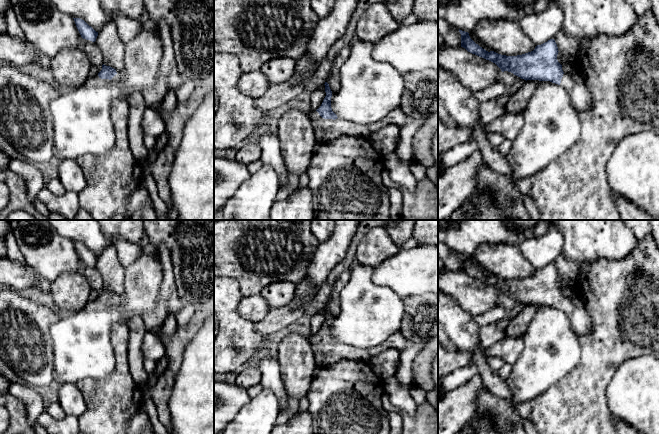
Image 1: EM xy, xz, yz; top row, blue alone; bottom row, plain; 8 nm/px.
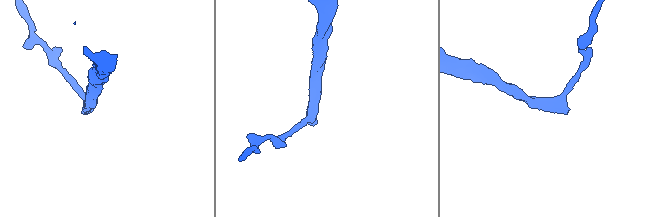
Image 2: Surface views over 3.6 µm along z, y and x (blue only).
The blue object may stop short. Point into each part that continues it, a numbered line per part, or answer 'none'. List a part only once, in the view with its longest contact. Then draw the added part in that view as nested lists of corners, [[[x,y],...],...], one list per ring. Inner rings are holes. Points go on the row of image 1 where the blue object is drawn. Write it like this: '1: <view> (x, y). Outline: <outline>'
1: xy (93, 80). Outline: [[[116,70],[117,74],[111,79],[101,79],[98,75],[96,76],[89,76],[88,79],[85,82],[85,85],[87,86],[97,86],[97,87],[103,87],[103,86],[108,86],[113,83],[118,83],[121,81],[124,72]]]

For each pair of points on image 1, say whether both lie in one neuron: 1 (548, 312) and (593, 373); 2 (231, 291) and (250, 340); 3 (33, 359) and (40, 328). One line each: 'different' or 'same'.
1: different
2: same
3: same

